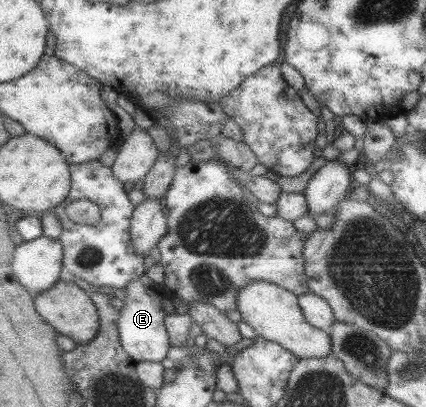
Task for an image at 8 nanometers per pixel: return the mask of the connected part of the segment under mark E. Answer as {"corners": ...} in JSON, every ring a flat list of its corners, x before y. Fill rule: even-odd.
{"corners":[[144,274,138,280,130,282,124,291,127,295,118,319,120,342,124,350,136,362,145,360,162,362,169,354,170,346,170,336,163,321,168,314,161,308,162,297,169,294,166,286,155,283,148,275]]}

